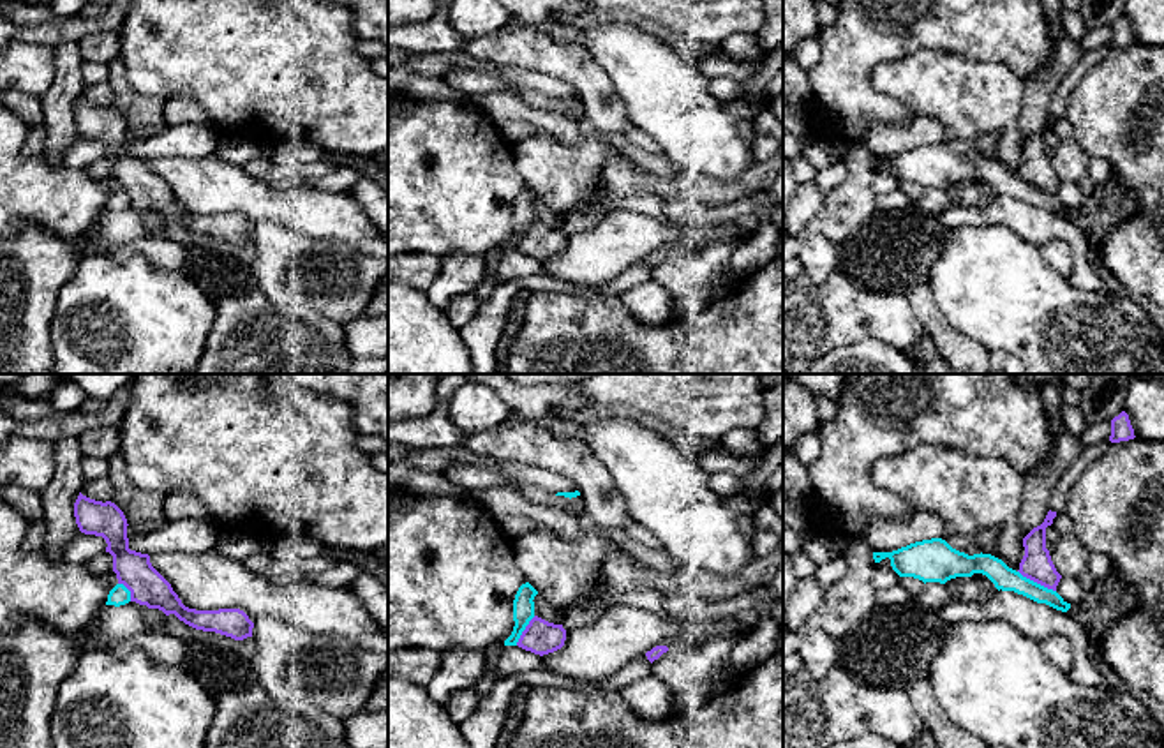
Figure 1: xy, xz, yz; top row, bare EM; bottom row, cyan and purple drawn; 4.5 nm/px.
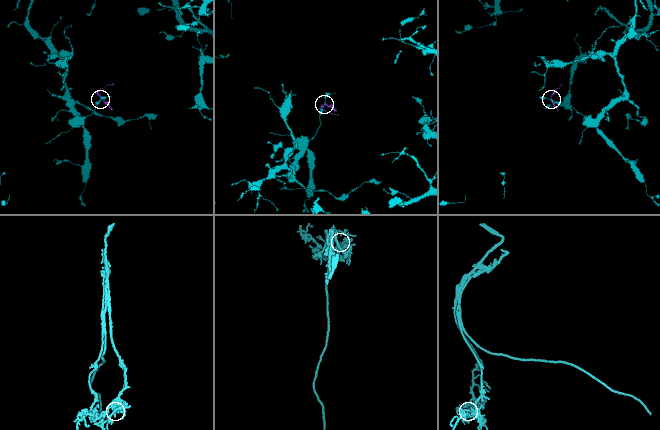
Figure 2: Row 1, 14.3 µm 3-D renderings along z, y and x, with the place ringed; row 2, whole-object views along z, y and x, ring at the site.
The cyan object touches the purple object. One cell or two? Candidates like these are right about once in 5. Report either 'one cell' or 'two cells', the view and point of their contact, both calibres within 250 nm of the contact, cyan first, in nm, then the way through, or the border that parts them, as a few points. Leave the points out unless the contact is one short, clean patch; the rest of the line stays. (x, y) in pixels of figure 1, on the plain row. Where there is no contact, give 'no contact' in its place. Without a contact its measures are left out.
two cells; meets cyan in yz at (1036, 187); 110 nm thick on the cyan side, 140 nm on the other; border along yz (1018, 175), (1055, 196)

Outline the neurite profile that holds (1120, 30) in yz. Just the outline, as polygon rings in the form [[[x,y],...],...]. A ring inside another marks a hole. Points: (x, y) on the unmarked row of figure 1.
[[[1122,16],[1118,21],[1111,25],[1111,48],[1134,44],[1134,34],[1130,30],[1129,19]]]

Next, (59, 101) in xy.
[[[63,42],[55,46],[55,81],[39,97],[46,125],[42,155],[55,168],[65,166],[67,150],[81,138],[74,122],[74,108],[85,88],[81,65],[83,56],[78,44]]]

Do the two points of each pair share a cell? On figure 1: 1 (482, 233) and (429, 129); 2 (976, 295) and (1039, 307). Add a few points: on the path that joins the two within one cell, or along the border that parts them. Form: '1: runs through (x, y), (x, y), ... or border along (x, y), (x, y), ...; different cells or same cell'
1: runs through (468, 207), (440, 177), (438, 156); same cell
2: runs through (992, 295), (1004, 295), (1023, 307); same cell

